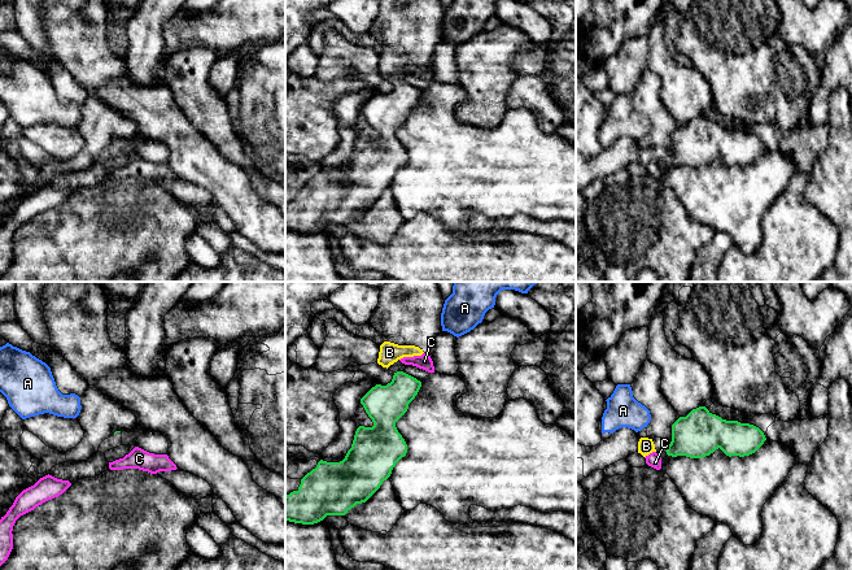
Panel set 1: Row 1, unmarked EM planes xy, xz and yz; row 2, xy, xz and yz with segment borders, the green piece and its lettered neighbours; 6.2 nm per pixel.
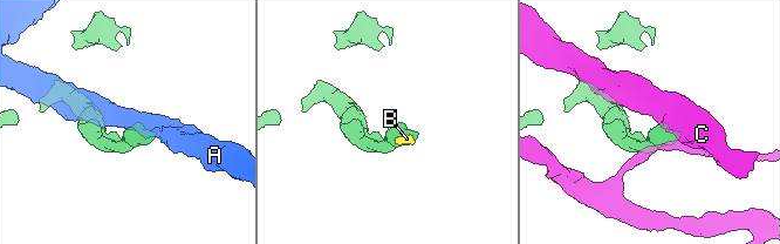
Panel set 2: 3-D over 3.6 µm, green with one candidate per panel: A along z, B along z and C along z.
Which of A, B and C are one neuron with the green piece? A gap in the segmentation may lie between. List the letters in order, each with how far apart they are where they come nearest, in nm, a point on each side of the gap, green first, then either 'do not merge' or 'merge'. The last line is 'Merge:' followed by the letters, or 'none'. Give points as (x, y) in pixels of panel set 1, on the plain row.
A: gap 140 nm; span yz (672, 134), (650, 129); do not merge
B: gap 60 nm; span xz (394, 82), (388, 75); merge
C: gap 50 nm; span yz (665, 160), (659, 164); do not merge
Merge: B

